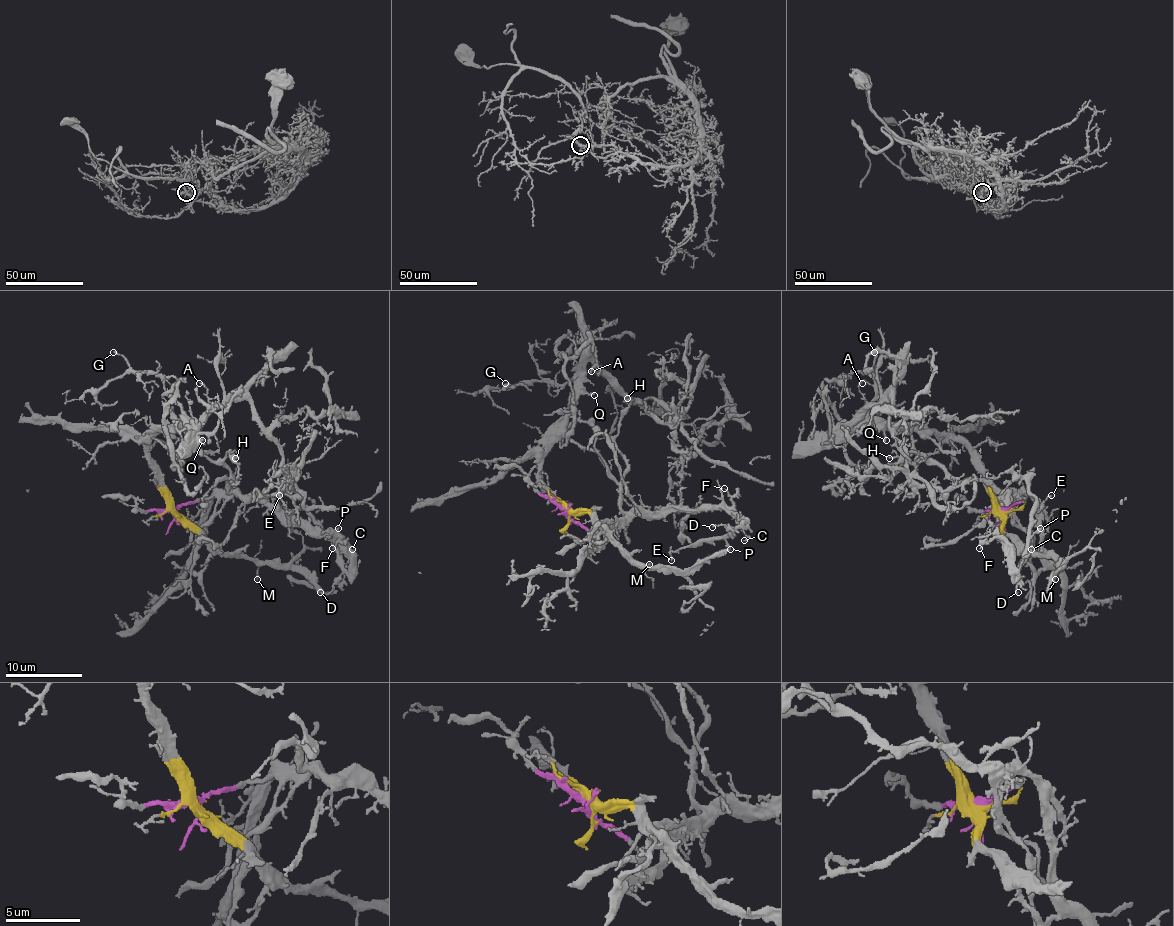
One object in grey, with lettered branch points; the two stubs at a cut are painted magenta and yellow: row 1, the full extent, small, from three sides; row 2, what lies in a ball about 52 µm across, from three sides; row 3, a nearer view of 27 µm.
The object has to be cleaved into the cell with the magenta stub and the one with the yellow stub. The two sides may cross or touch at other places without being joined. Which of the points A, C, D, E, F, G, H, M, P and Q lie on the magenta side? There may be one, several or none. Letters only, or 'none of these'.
C, D, E, F, H, P

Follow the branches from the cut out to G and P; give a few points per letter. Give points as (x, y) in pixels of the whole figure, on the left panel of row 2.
G: (174, 510), (147, 443), (182, 420), (182, 406), (157, 375), (136, 371), (113, 352)
P: (172, 510), (199, 499), (263, 497), (319, 526), (346, 555), (348, 570), (332, 539), (338, 528)

